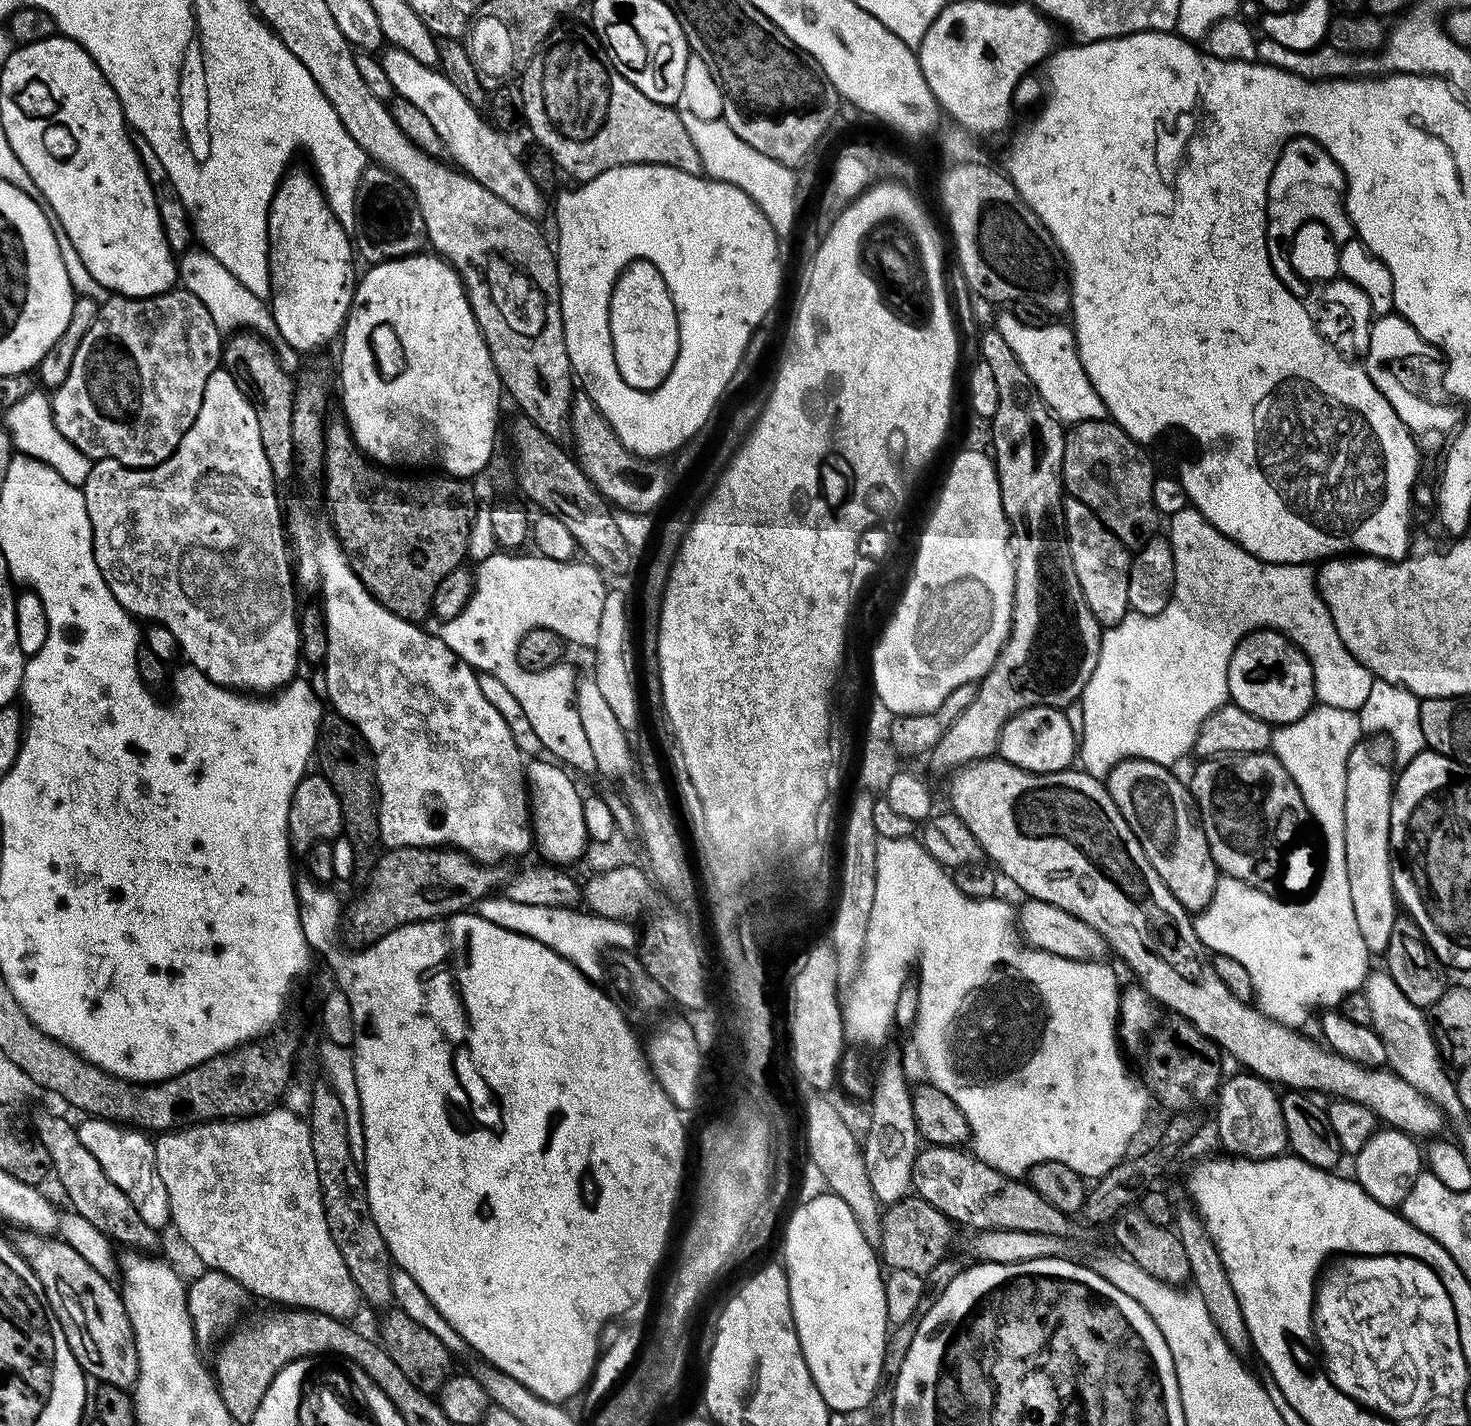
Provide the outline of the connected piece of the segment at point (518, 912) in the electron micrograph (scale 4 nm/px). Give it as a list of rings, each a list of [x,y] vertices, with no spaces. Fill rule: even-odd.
[[[492,894],[480,901],[478,913],[482,919],[488,919],[496,926],[504,927],[514,934],[534,938],[542,942],[554,954],[566,958],[583,976],[593,982],[605,979],[606,964],[600,961],[600,951],[612,947],[612,950],[632,950],[638,944],[638,932],[631,923],[623,920],[608,920],[587,910],[570,908],[551,908],[550,906],[522,906],[513,900],[505,900],[503,895]]]

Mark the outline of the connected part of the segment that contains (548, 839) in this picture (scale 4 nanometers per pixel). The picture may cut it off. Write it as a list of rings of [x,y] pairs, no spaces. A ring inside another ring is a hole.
[[[532,758],[526,764],[526,792],[530,797],[530,827],[534,844],[548,859],[545,861],[556,866],[568,866],[564,864],[572,864],[585,855],[590,841],[583,818],[582,793],[559,763],[542,759]]]

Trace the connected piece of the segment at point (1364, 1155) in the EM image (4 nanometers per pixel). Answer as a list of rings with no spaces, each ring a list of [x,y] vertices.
[[[1387,1126],[1375,1131],[1354,1156],[1356,1161],[1355,1183],[1361,1184],[1370,1194],[1372,1200],[1377,1200],[1380,1207],[1396,1210],[1403,1205],[1406,1194],[1414,1186],[1414,1182],[1422,1171],[1422,1148],[1407,1132],[1399,1132],[1396,1128]]]

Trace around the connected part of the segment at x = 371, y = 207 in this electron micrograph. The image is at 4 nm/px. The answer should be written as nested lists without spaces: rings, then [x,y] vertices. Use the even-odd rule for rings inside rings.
[[[379,166],[365,167],[356,191],[356,223],[354,225],[354,248],[369,265],[380,264],[383,260],[400,260],[404,256],[414,256],[425,247],[424,223],[422,214],[407,195],[406,189],[394,173]]]

